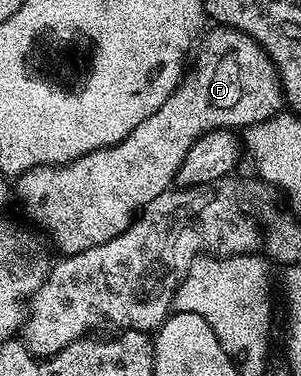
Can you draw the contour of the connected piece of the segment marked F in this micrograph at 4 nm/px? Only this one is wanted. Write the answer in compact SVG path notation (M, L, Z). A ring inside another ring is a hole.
M214 27L208 33L201 38L202 46L201 41L197 46L198 58L195 59L194 66L192 61L172 95L168 95L164 103L147 113L144 123L140 123L140 127L133 129L124 139L114 145L104 145L100 149L83 152L65 165L37 165L26 173L17 174L16 201L17 204L18 201L22 204L22 209L26 212L25 220L35 221L30 223L45 234L49 244L55 250L59 249L59 254L83 253L88 251L88 247L100 247L100 243L116 239L116 235L123 233L134 218L145 210L146 205L156 199L156 195L166 192L175 184L180 163L184 163L188 149L202 134L214 129L238 131L243 127L259 125L269 117L277 117L283 112L284 98L278 68L260 47L260 43L240 31L225 27Z

